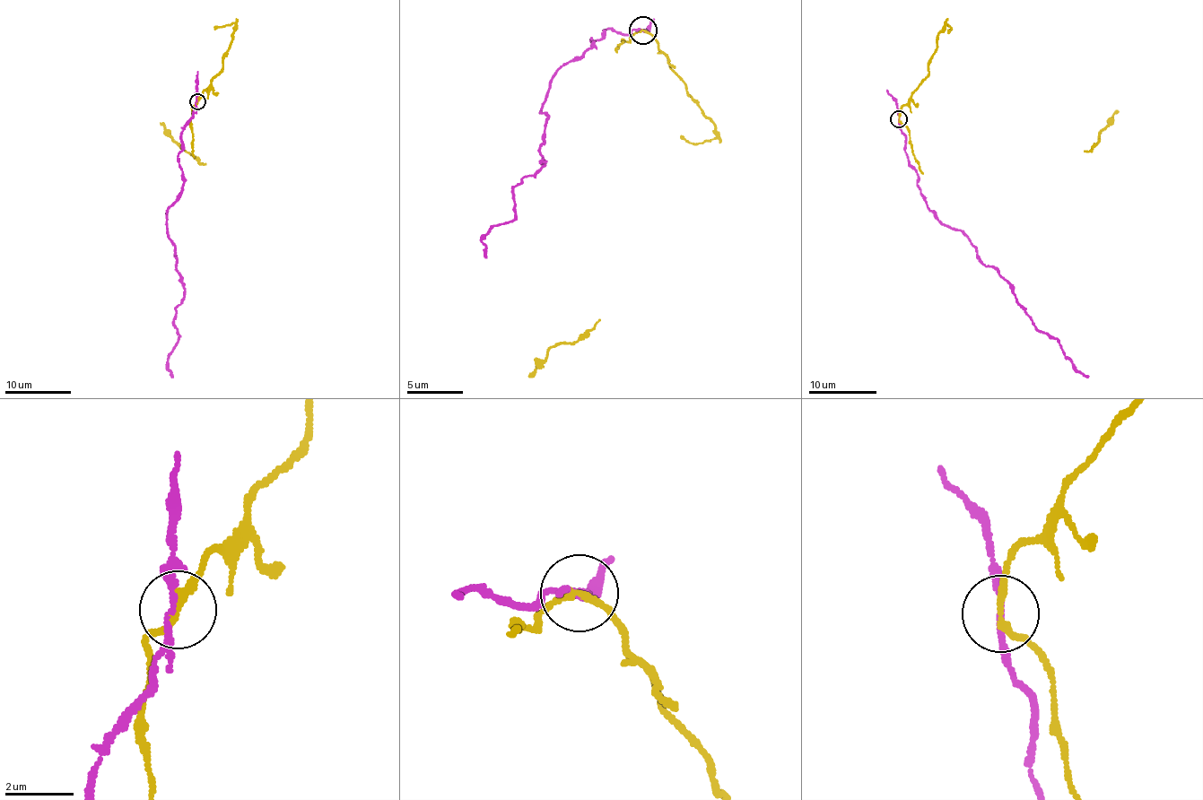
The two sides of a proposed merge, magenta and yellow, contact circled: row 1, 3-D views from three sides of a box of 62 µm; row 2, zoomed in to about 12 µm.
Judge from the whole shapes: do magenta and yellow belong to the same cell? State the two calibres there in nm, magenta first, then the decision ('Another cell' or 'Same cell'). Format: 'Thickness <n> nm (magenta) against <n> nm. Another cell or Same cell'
Thickness 160 nm (magenta) against 200 nm. Another cell

